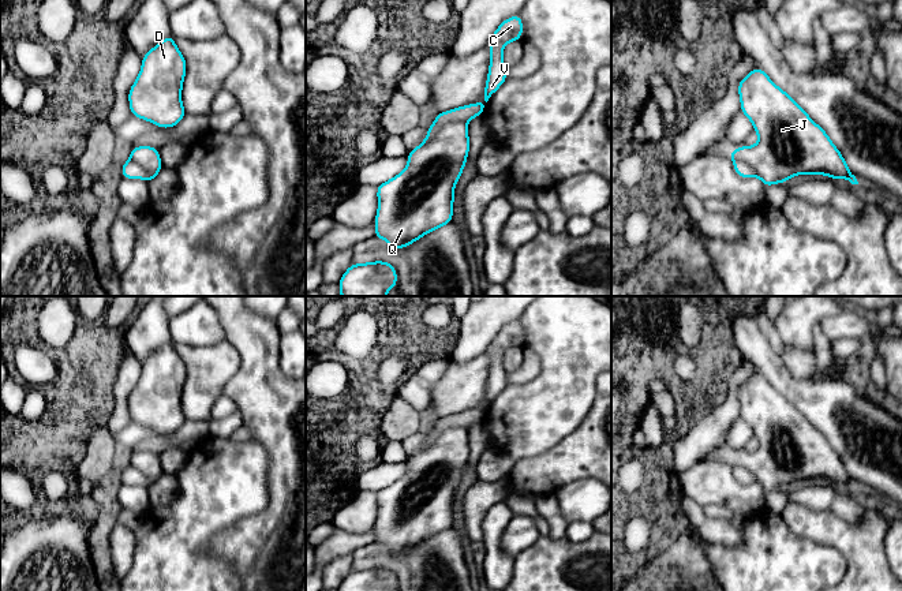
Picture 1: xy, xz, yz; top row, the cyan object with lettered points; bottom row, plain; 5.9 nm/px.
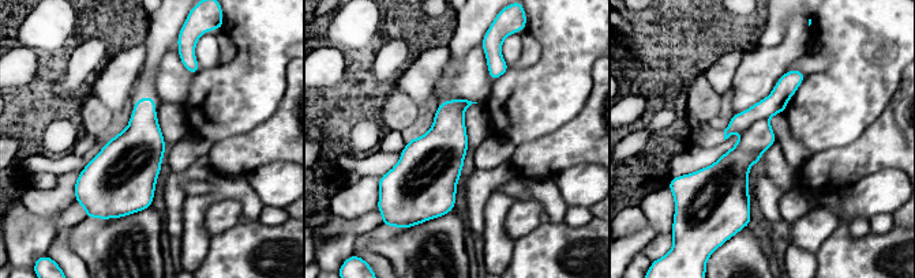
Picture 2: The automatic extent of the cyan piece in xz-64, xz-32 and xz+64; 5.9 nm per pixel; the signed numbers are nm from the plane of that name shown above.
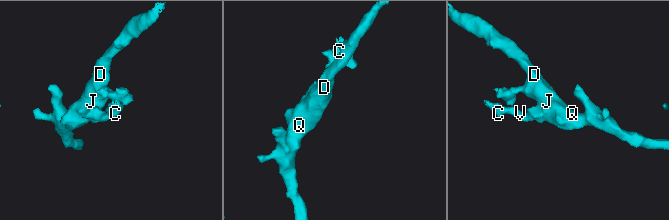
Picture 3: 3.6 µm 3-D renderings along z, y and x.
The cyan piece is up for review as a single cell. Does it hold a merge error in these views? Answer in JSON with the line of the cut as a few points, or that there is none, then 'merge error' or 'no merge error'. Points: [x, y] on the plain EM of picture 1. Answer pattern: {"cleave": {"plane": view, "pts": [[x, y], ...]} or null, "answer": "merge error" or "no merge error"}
{"cleave": {"plane": "xz", "pts": [[466, 429], [448, 426], [430, 445], [420, 451]]}, "answer": "merge error"}

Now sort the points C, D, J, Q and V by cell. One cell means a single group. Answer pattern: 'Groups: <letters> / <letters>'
Groups: C V / D J Q

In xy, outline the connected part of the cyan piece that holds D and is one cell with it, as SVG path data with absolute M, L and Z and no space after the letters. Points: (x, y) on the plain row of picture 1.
M168 341L142 363L138 384L128 397L131 422L161 434L179 430L186 422L181 408L186 364Z

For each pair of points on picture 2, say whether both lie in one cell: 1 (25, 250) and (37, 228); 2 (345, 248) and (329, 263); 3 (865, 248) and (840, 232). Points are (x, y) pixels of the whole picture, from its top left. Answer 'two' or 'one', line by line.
1: one
2: one
3: one

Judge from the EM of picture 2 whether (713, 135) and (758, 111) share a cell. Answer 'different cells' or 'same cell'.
same cell

